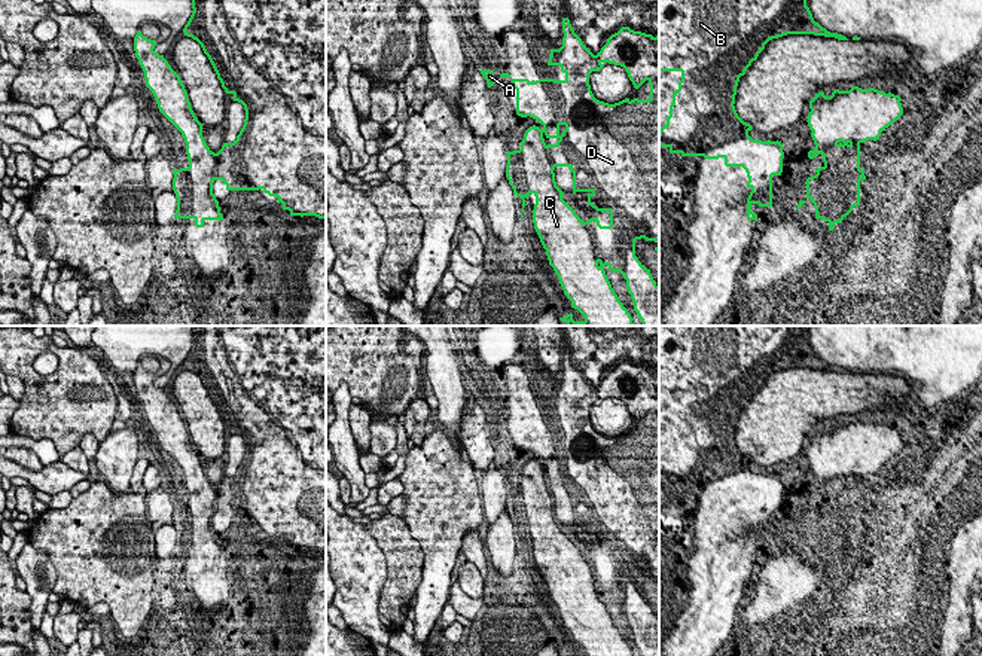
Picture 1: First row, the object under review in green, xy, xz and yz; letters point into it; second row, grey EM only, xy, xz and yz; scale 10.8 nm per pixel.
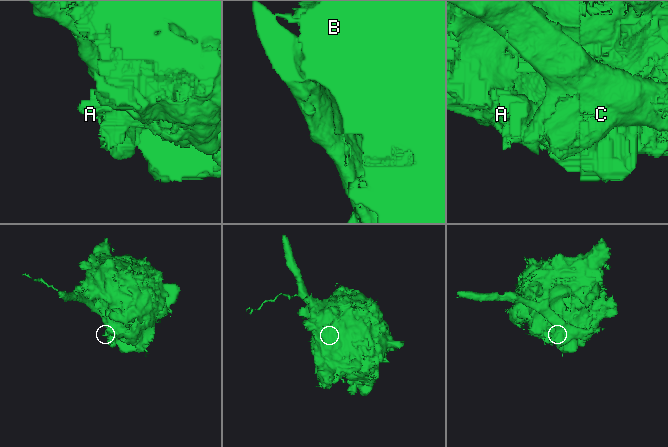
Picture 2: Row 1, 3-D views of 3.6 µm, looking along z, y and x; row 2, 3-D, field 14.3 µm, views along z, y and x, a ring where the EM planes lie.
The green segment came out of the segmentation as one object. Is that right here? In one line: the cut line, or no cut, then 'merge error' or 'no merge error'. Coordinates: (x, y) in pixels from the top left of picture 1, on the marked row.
cut yz (859, 104), (854, 104), (839, 122), (830, 122), (813, 133); merge error

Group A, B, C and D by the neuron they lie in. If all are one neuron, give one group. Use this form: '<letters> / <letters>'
A B D / C

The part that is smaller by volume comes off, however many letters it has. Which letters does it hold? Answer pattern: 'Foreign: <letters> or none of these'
Foreign: C

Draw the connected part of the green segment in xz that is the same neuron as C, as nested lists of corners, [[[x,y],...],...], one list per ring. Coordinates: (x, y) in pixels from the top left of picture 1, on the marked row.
[[[519,150],[506,152],[506,155],[506,177],[513,195],[522,199],[521,219],[525,213],[525,199],[533,193],[536,196],[533,223],[546,250],[549,265],[558,275],[564,295],[571,300],[571,308],[585,317],[583,321],[574,321],[573,314],[567,314],[559,320],[565,321],[565,326],[634,326],[631,314],[612,289],[606,271],[598,266],[588,229],[576,211],[562,199],[564,192],[556,186],[552,161],[522,161]]]

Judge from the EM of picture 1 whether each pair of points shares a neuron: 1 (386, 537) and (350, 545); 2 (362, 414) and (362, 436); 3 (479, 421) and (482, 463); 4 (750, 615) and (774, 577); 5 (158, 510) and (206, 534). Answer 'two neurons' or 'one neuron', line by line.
1: two neurons
2: one neuron
3: one neuron
4: one neuron
5: two neurons

